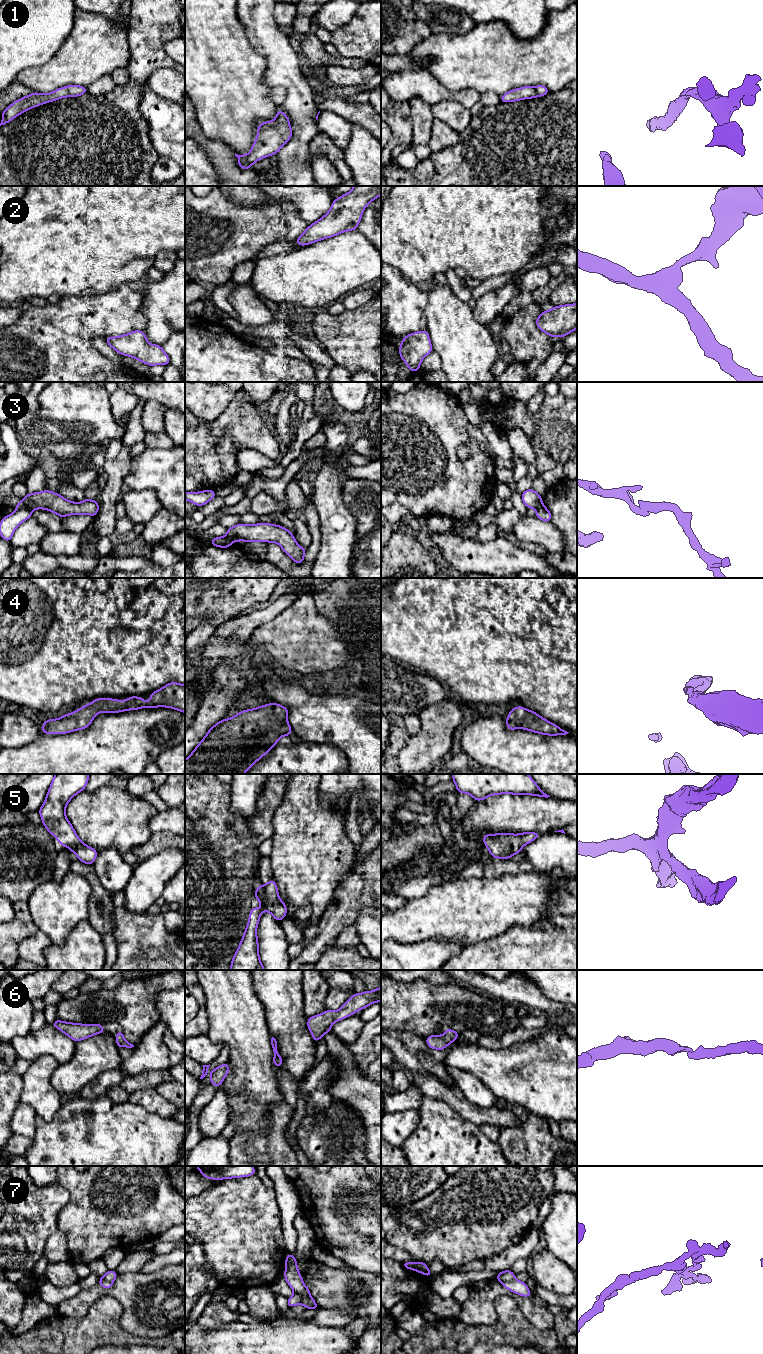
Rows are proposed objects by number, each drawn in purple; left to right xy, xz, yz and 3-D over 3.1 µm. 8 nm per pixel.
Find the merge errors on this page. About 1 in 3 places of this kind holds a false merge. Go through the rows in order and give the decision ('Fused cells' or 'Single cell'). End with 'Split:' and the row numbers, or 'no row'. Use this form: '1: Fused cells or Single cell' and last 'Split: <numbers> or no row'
1: Single cell
2: Single cell
3: Fused cells
4: Single cell
5: Single cell
6: Single cell
7: Fused cells
Split: 3, 7

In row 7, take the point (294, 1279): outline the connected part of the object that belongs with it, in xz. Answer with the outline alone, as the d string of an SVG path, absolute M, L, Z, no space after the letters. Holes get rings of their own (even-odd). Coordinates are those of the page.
M287 1254L285 1257L286 1269L284 1271L284 1277L288 1285L292 1288L295 1294L303 1295L305 1293L305 1285L303 1278L299 1273L297 1267L297 1260L294 1254Z

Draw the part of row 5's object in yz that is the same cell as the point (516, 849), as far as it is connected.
M537 832L497 833L485 834L482 840L493 858L504 860L520 853L524 845L531 843L540 836L541 834Z

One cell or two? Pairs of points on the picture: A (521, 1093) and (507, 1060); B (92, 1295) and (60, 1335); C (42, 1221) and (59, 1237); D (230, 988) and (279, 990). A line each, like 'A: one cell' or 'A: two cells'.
A: one cell
B: two cells
C: two cells
D: two cells

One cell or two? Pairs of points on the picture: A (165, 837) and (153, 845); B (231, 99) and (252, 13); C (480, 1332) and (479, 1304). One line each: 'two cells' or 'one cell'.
A: one cell
B: two cells
C: two cells

